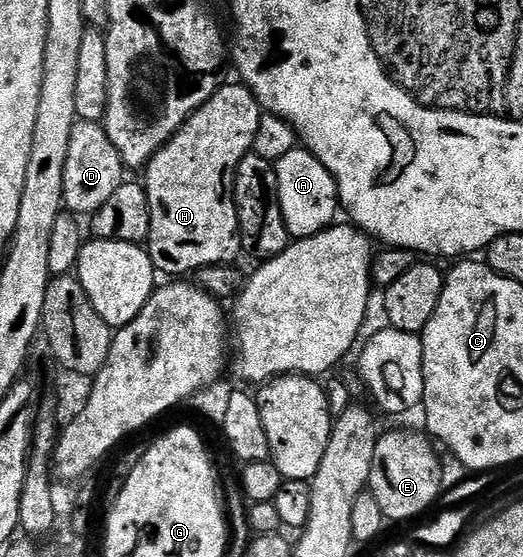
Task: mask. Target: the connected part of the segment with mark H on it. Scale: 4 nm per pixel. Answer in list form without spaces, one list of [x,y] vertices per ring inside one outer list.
[[[222,84],[215,96],[211,96],[209,102],[204,102],[181,125],[172,140],[150,160],[148,166],[144,167],[143,185],[151,212],[147,249],[149,259],[162,275],[189,276],[202,270],[204,266],[233,264],[238,261],[237,257],[242,257],[234,184],[239,164],[252,151],[263,111],[257,97],[244,84],[236,85]]]

